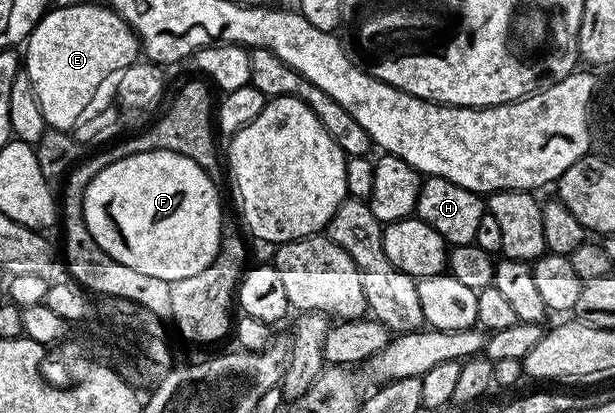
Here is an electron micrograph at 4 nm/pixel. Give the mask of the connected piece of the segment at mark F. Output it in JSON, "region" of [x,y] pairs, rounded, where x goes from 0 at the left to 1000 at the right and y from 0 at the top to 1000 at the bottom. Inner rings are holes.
{"region":[[[276,366],[220,370],[213,380],[200,380],[180,400],[174,400],[161,419],[154,419],[154,429],[141,448],[135,477],[135,525],[141,535],[141,554],[148,554],[148,574],[154,574],[158,591],[174,613],[180,613],[180,622],[187,622],[187,632],[193,632],[213,651],[226,651],[226,661],[257,678],[263,688],[278,690],[285,680],[317,671],[317,661],[330,661],[330,651],[337,651],[343,642],[343,632],[350,632],[350,622],[359,608],[359,552],[363,547],[359,472],[346,443],[351,443],[348,426],[338,424],[330,407],[317,400],[317,390],[311,380],[298,380],[291,370],[278,370]]]}

